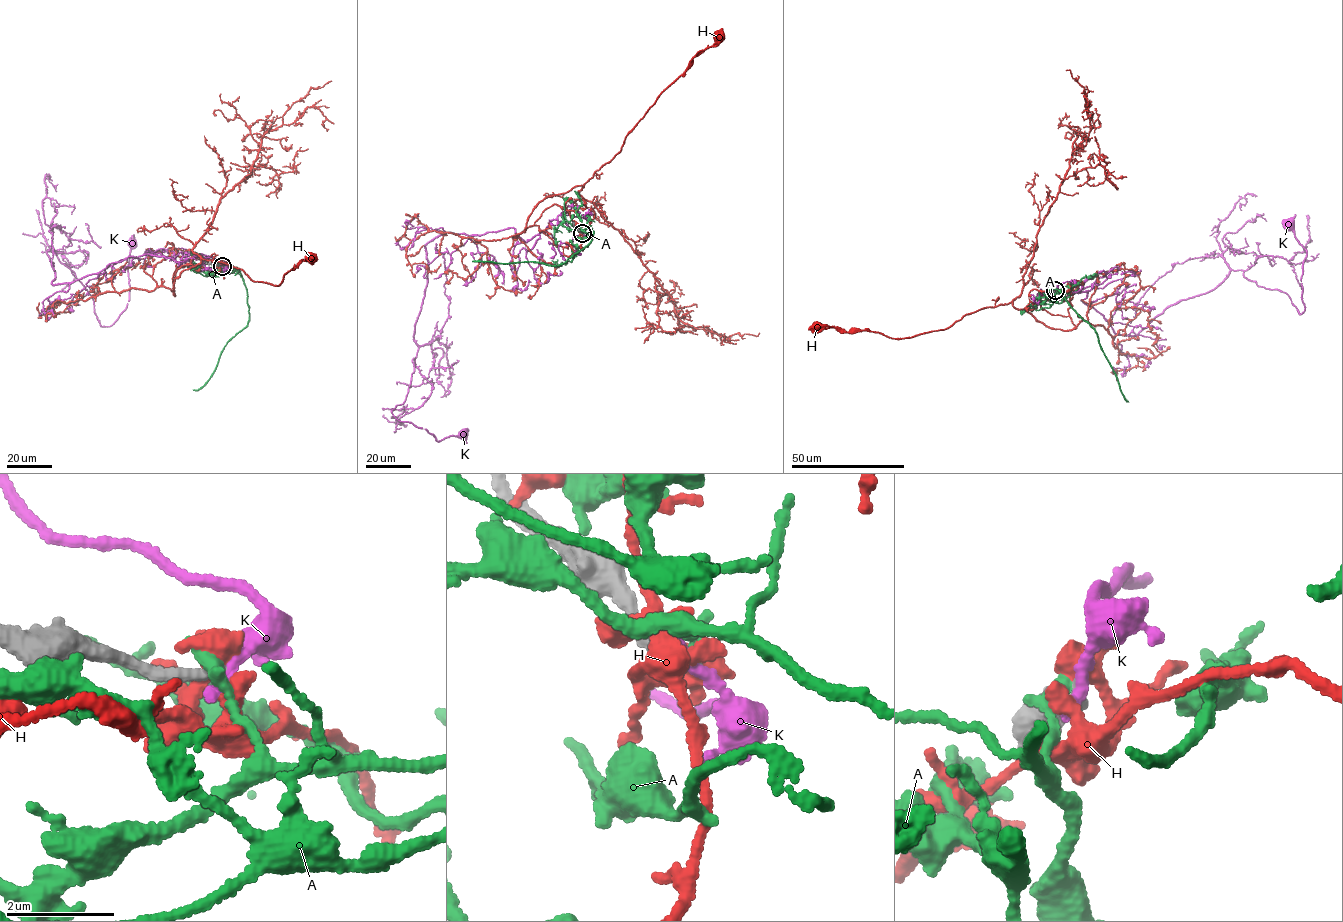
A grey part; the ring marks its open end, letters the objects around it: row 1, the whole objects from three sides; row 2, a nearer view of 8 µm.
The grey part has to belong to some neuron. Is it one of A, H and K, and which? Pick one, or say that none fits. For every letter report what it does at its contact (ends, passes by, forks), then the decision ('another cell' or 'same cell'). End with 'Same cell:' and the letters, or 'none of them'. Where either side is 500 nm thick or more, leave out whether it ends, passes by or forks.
A: it ends there; another cell
H: it passes by; another cell
K: it ends there; another cell
Same cell: none of them

